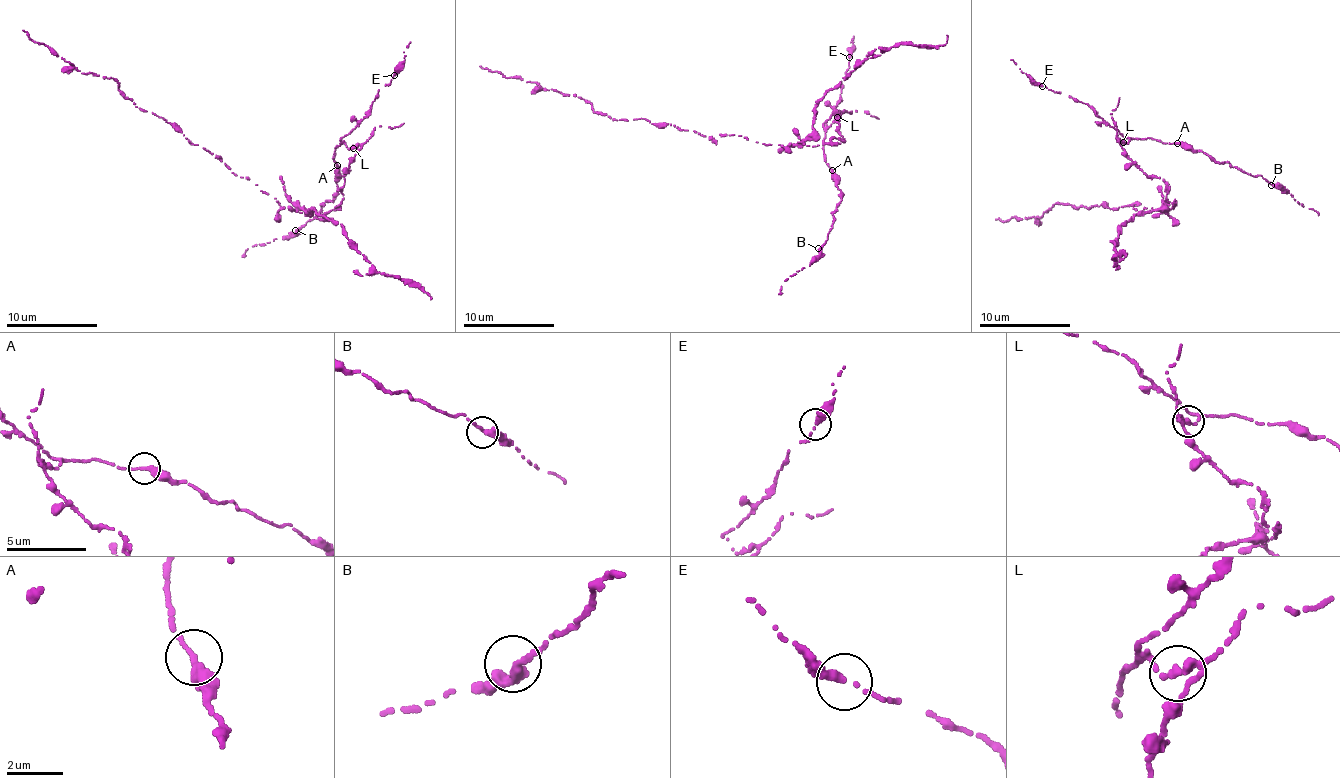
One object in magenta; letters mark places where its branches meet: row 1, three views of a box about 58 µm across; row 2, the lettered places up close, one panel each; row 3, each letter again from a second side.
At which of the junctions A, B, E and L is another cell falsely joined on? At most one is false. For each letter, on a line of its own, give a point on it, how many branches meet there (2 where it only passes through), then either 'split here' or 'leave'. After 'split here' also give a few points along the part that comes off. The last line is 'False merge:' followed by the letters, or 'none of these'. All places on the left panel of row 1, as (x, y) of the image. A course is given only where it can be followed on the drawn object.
A: at (337, 165); 2 branches meet; leave
B: at (295, 230); 2 branches meet; leave
E: at (394, 75); 2 branches meet; leave
L: at (353, 148); 2 branches meet; split here; foreign part runs (354, 148), (340, 204), (319, 219), (281, 206), (162, 117), (123, 98), (116, 79), (82, 74), (22, 29)
False merge: L

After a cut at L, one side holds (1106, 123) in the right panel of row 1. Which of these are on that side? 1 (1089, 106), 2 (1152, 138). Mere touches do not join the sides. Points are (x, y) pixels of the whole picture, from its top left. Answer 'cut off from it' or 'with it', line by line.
1: with it
2: with it

